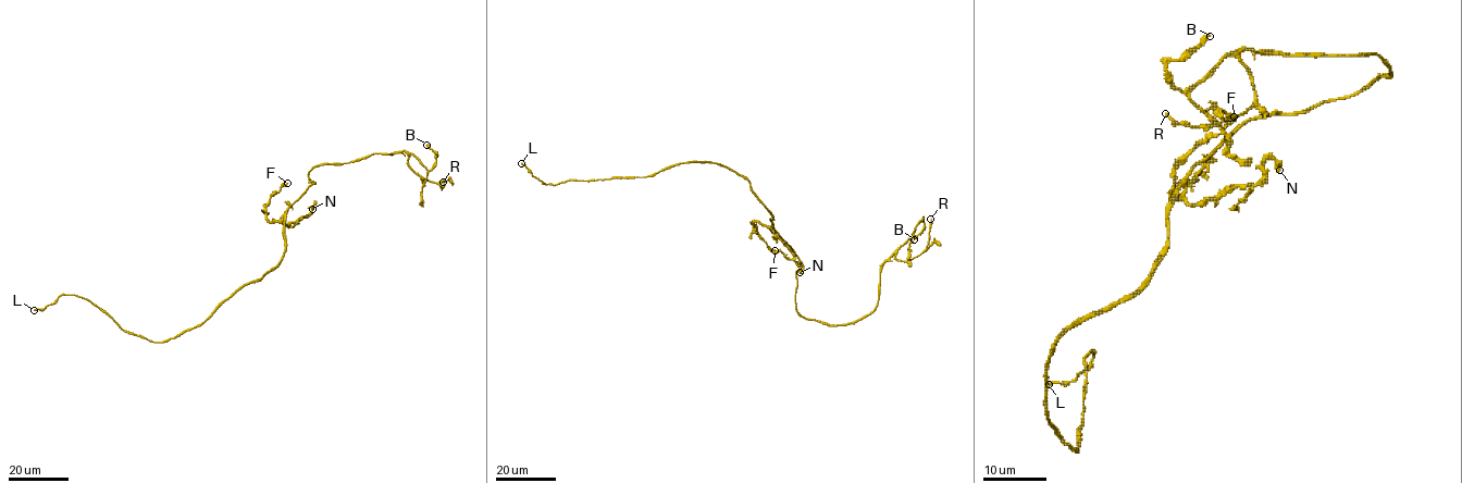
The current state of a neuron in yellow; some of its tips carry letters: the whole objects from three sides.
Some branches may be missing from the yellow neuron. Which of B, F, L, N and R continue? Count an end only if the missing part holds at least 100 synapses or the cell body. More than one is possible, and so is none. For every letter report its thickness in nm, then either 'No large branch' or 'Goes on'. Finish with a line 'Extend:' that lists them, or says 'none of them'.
B: Thickness 440 nm. No large branch
F: Thickness 180 nm. No large branch
L: Thickness 240 nm. No large branch
N: Thickness 550 nm. No large branch
R: Thickness 120 nm. No large branch
Extend: none of them

